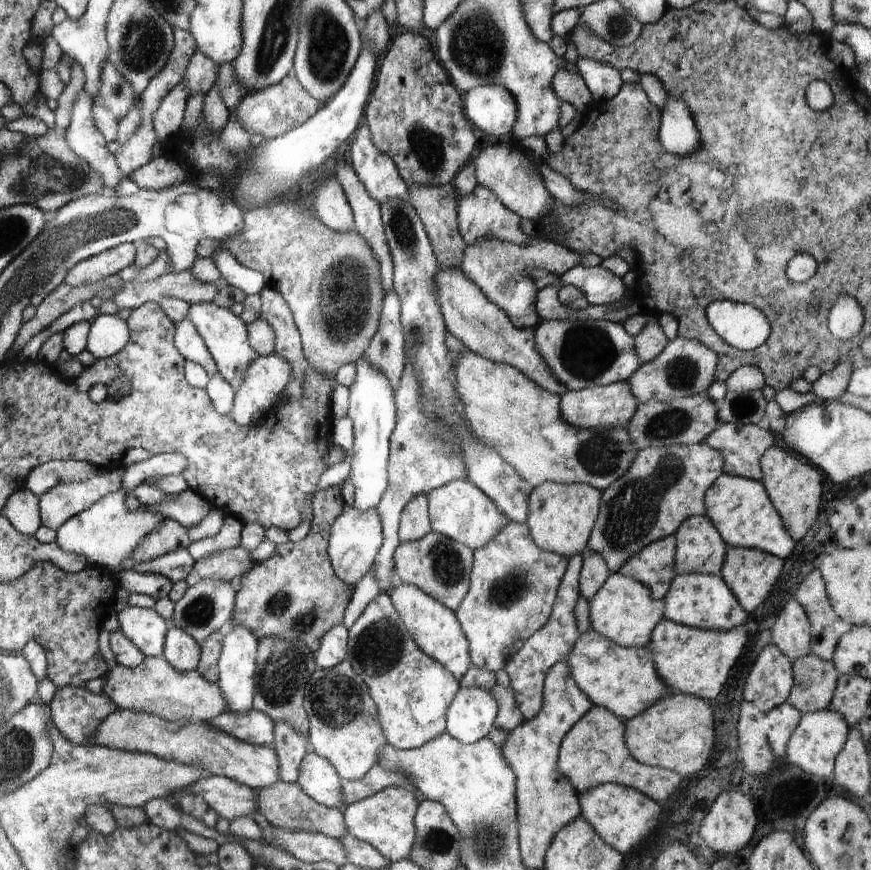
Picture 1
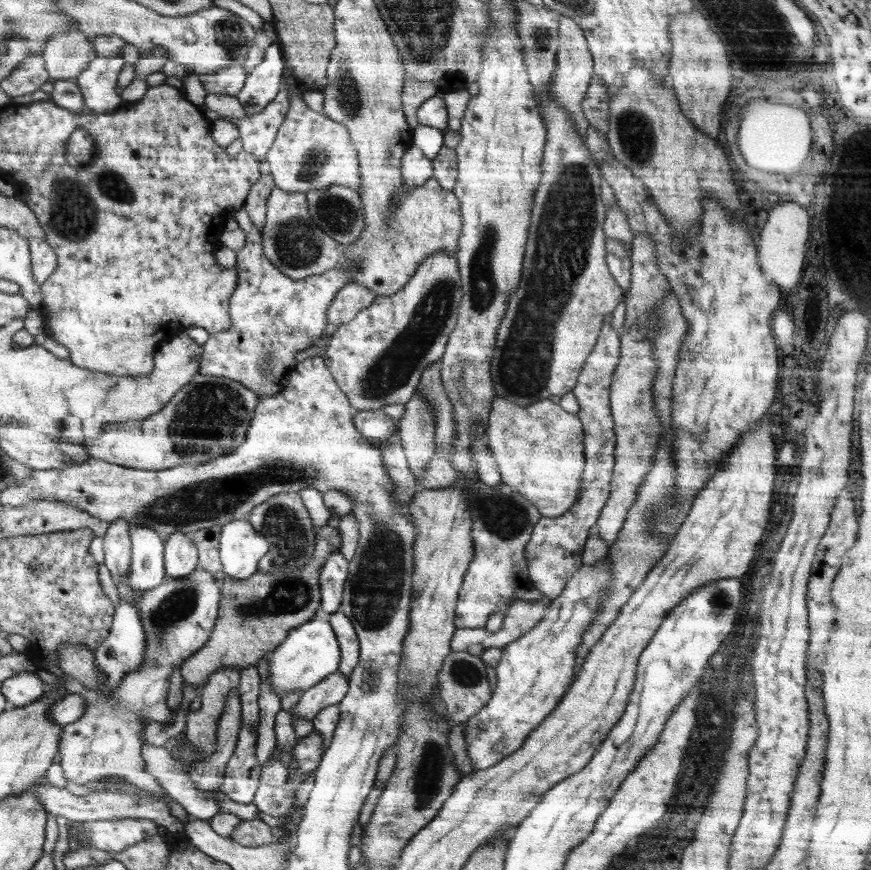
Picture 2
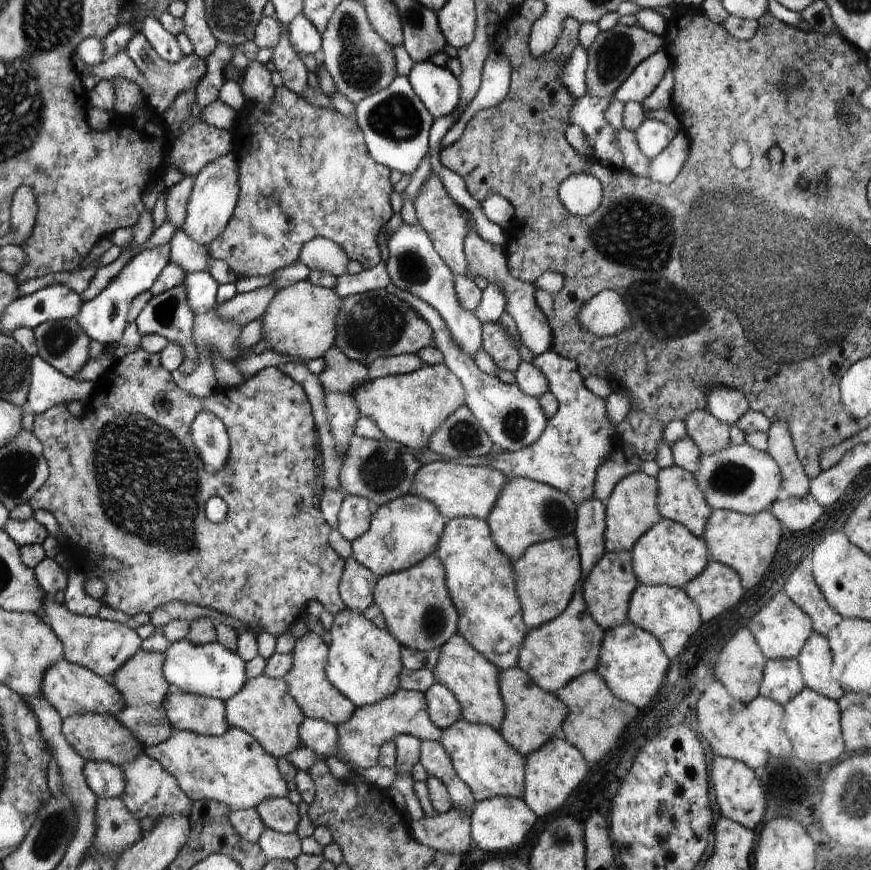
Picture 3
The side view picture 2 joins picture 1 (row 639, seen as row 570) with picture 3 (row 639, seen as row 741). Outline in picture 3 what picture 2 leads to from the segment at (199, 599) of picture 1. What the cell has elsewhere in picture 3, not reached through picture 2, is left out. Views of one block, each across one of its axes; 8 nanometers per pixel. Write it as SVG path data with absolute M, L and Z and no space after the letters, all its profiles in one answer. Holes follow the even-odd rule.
M44 592L41 600L42 609L46 612L45 622L49 624L57 638L61 640L65 648L64 659L79 666L88 667L96 675L112 676L116 674L134 654L141 652L141 638L130 624L111 622L97 617L77 616L69 613L64 604L55 602L54 596Z

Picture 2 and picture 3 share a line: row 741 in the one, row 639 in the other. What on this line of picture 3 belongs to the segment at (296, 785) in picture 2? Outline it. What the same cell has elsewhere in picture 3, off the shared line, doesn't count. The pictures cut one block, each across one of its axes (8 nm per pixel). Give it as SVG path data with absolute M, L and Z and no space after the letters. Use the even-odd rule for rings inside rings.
M312 631L297 640L293 652L293 666L286 678L288 692L295 699L302 713L310 719L317 719L330 725L338 726L344 723L356 709L352 702L339 692L329 681L325 674L329 646L322 638Z

